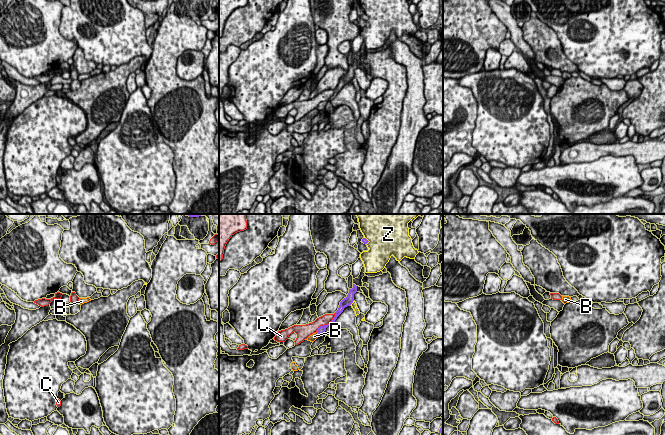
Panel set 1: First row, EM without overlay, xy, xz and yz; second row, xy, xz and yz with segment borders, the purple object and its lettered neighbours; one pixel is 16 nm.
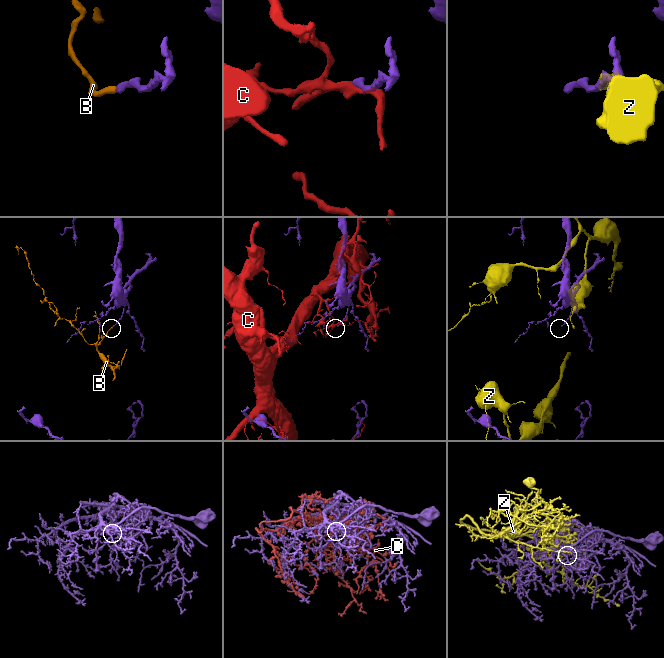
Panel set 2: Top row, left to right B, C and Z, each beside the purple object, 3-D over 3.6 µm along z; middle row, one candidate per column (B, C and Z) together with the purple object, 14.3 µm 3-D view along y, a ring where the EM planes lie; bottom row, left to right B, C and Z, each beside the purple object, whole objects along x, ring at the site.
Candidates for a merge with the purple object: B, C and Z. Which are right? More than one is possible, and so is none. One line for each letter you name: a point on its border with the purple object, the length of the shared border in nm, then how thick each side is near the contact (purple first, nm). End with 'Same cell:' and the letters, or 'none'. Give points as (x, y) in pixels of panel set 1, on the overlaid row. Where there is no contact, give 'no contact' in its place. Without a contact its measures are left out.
Same cell: none

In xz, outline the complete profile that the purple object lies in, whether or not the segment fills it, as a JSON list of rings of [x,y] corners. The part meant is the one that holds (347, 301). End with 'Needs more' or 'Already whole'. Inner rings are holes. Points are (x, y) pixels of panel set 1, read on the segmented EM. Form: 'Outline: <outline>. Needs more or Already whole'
Outline: [[[353,284],[353,288],[352,289],[349,289],[349,293],[348,293],[347,297],[344,298],[340,302],[339,308],[335,312],[335,317],[333,318],[333,320],[329,324],[324,325],[324,326],[320,326],[318,328],[317,333],[319,335],[320,334],[324,334],[325,331],[326,331],[326,328],[335,322],[335,320],[337,319],[337,317],[343,312],[344,308],[347,307],[347,306],[350,306],[353,303],[353,301],[354,301],[354,294],[356,292],[357,292],[357,286],[355,284]]]. Already whole

